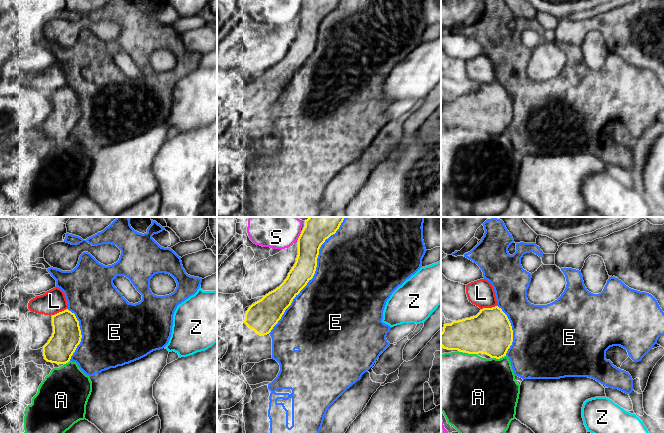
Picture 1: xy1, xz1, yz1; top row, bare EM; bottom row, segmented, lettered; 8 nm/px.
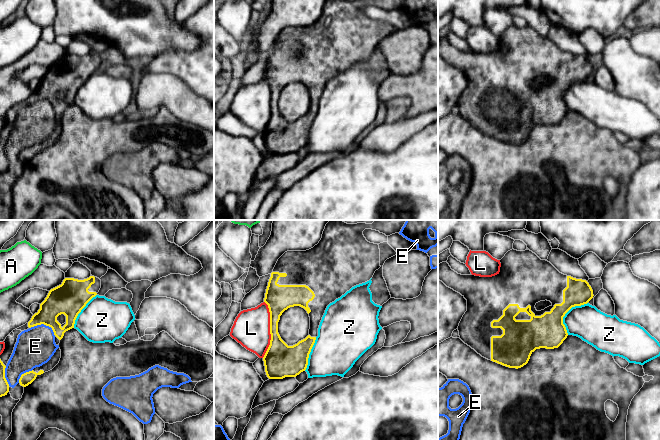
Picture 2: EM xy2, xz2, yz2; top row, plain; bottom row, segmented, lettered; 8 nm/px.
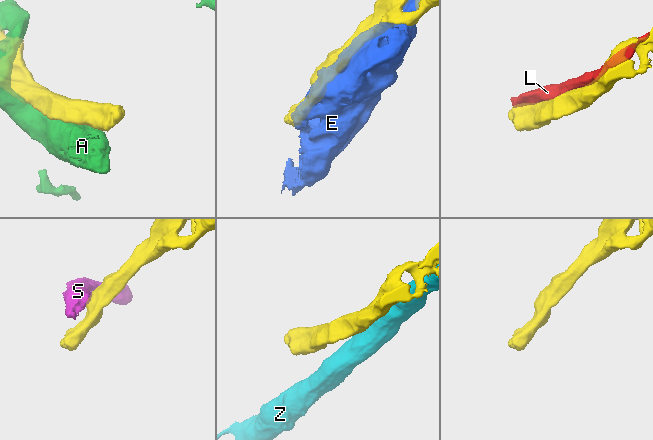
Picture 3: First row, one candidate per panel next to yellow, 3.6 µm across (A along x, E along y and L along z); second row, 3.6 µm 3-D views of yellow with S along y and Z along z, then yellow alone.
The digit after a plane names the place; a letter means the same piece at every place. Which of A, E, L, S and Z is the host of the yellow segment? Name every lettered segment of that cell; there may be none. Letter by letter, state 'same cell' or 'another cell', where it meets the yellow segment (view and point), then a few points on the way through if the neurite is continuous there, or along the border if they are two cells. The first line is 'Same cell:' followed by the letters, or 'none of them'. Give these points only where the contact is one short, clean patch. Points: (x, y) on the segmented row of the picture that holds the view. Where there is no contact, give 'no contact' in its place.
Same cell: none of them
A: another cell; meets yellow in yz1 at (498, 358)
E: another cell; meets yellow in xz1 at (314, 273)
L: another cell; meets yellow in xz2 at (270, 329)
S: another cell; meets yellow in xz1 at (299, 236); border along xz1 (301, 232), (297, 239)
Z: another cell; meets yellow in yz2 at (566, 312)

